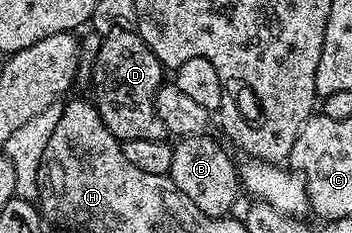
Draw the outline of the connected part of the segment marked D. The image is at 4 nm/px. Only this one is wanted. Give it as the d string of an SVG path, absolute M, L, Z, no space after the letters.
M115 30L103 35L101 48L96 59L92 61L90 82L96 89L94 105L100 111L102 120L110 128L110 132L124 144L134 144L138 140L165 140L169 137L168 129L158 120L156 111L156 93L160 86L165 85L166 67L150 52L150 48L140 38L136 30Z

